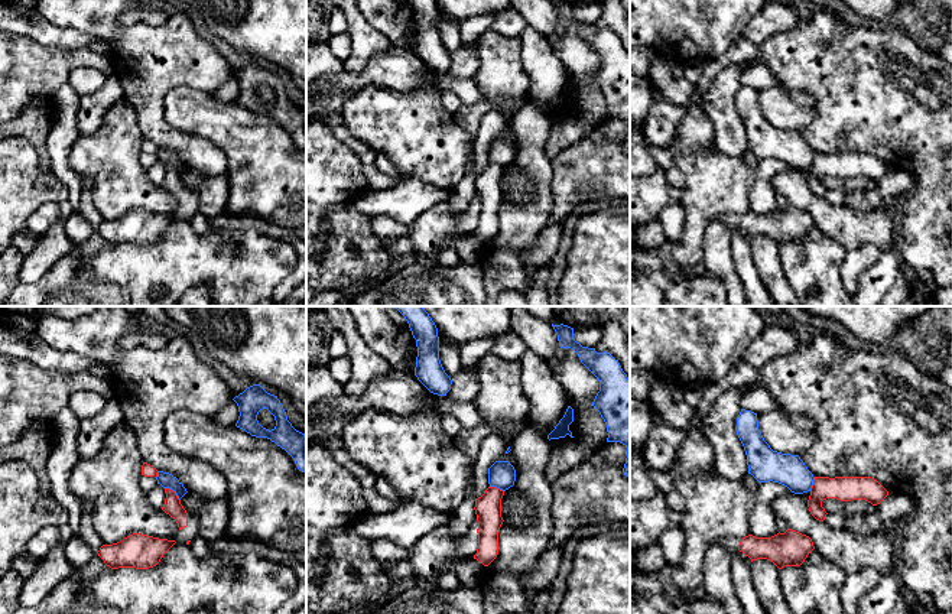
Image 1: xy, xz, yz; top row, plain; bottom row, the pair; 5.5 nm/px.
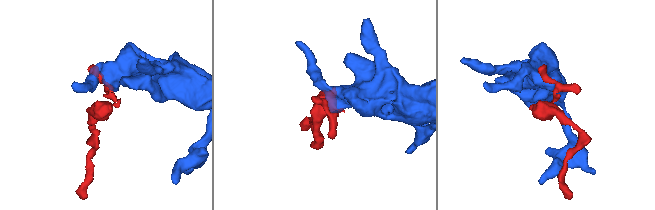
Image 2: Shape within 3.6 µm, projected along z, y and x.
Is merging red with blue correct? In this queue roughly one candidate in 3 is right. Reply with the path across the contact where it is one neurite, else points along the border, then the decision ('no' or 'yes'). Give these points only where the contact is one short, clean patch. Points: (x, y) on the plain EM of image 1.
along xy (165, 163), (169, 163), (179, 176) | no

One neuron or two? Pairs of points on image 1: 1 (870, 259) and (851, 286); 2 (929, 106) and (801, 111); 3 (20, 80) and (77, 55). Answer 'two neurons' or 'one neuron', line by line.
1: one neuron
2: two neurons
3: one neuron

